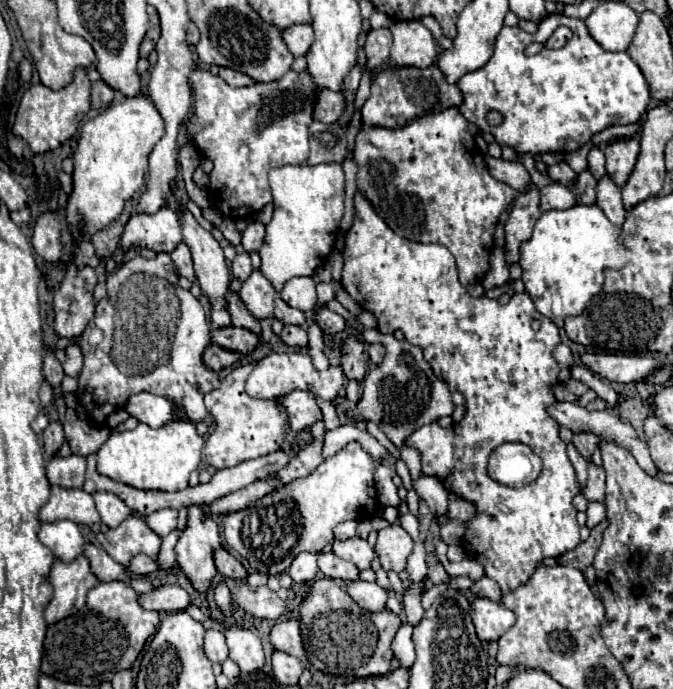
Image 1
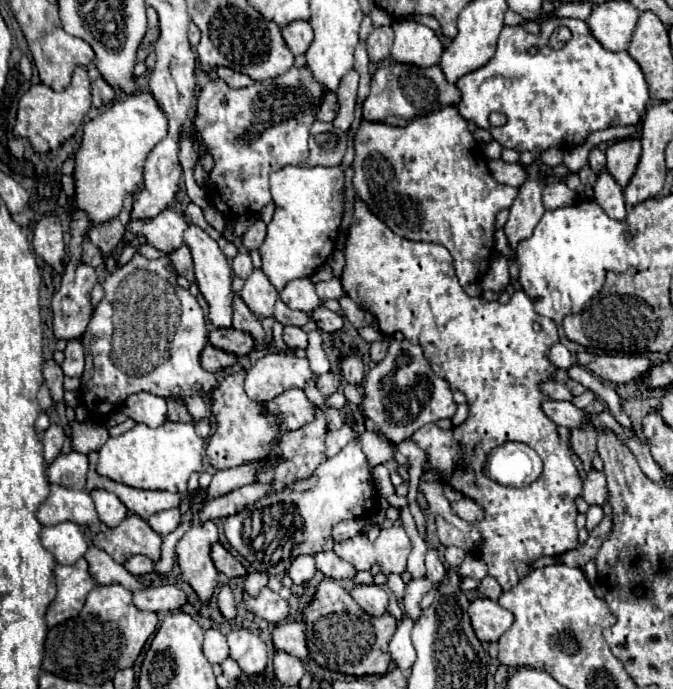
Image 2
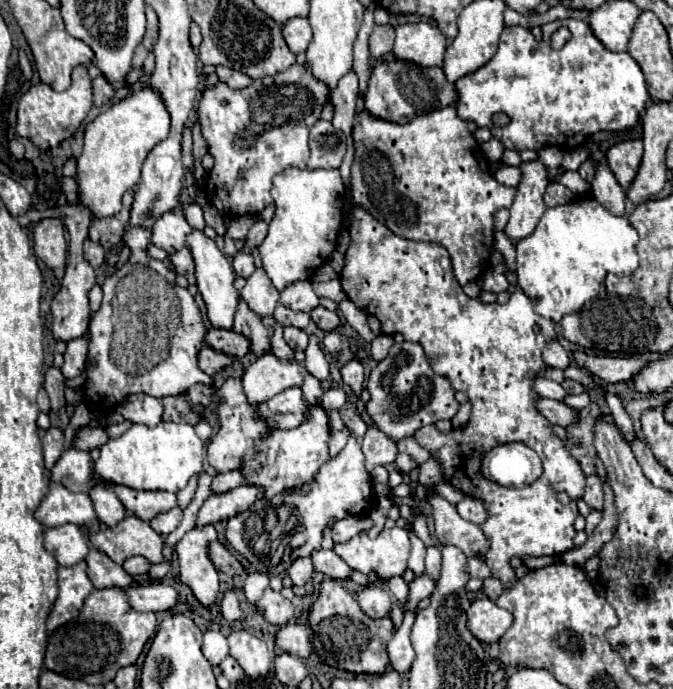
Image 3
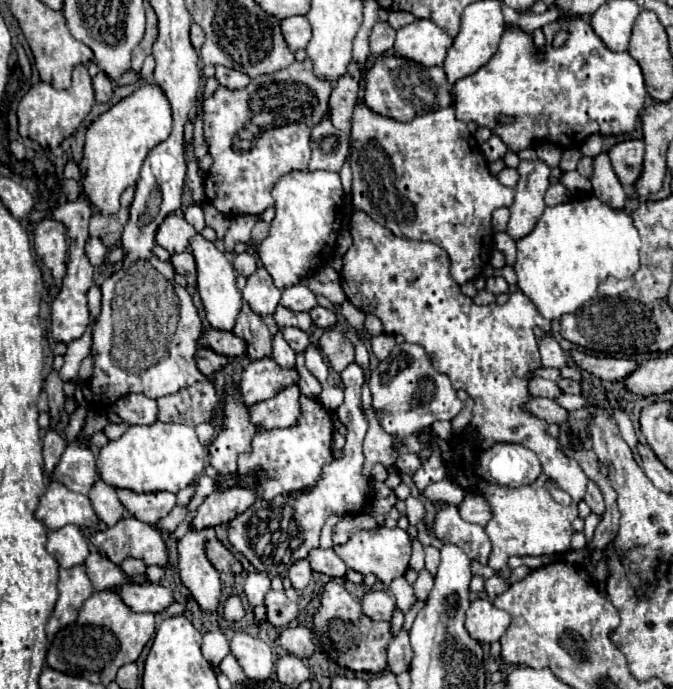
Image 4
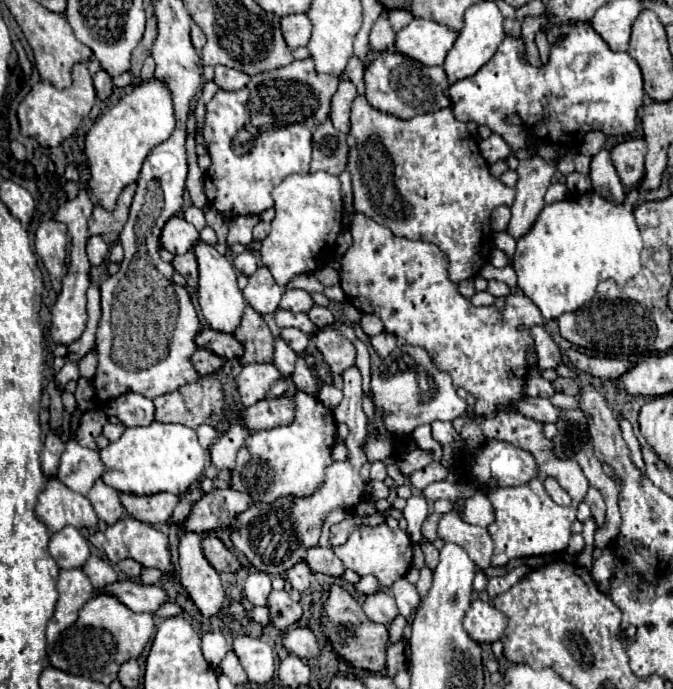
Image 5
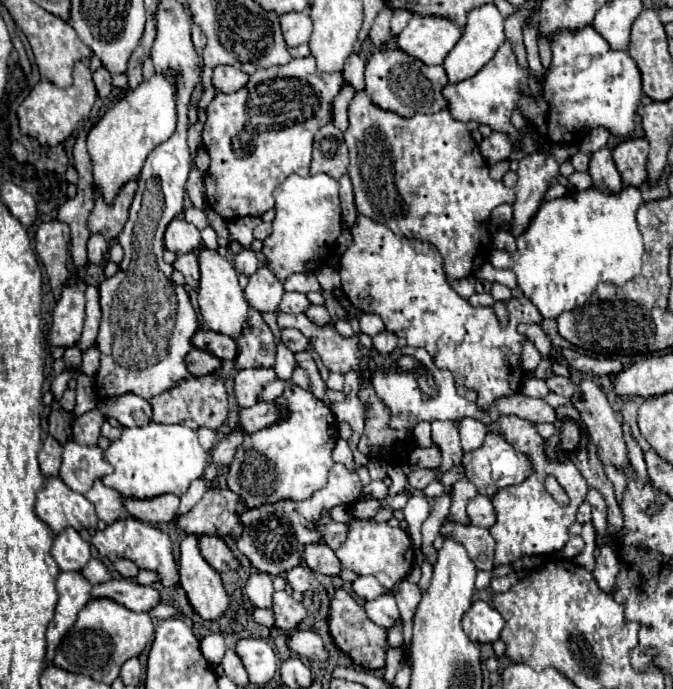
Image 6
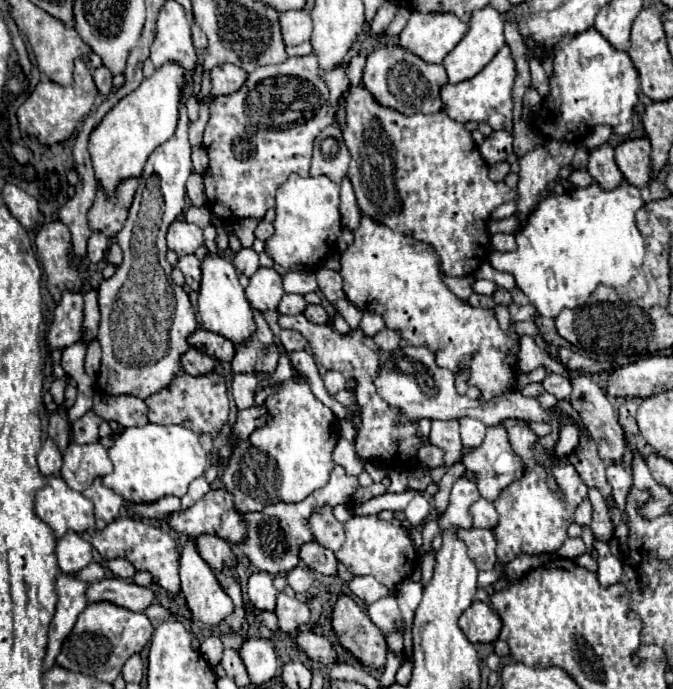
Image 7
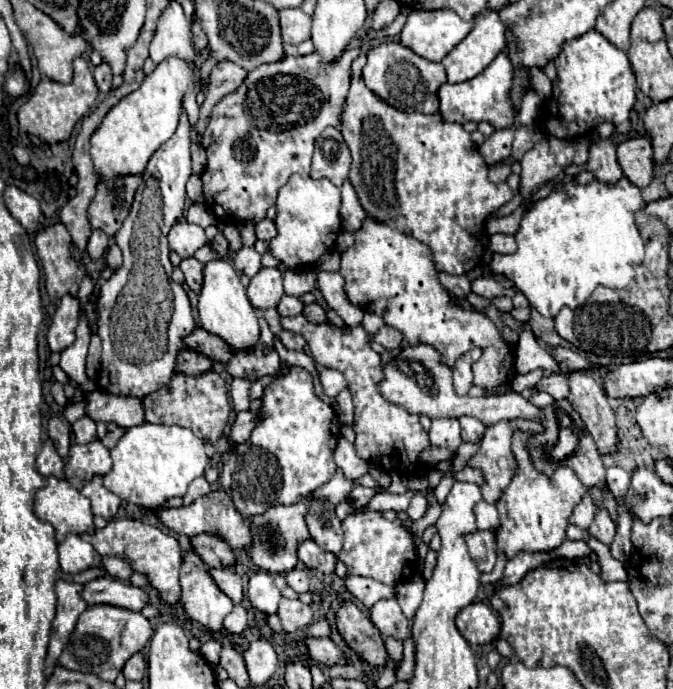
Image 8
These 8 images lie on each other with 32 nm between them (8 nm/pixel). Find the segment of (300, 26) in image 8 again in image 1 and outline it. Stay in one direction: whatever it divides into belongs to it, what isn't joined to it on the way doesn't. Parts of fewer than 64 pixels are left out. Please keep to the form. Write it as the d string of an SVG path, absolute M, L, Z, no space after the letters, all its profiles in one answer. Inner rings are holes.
M294 24L286 28L282 36L284 36L284 42L288 44L288 50L294 54L294 58L306 56L308 48L314 42L314 30L310 24Z

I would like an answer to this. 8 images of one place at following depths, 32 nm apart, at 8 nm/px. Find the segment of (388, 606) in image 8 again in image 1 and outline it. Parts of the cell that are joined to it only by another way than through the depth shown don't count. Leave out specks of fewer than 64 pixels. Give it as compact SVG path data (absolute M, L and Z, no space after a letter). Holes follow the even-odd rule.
M352 580L346 584L346 592L366 610L380 612L386 608L388 592L380 588L376 582L364 582L364 580Z

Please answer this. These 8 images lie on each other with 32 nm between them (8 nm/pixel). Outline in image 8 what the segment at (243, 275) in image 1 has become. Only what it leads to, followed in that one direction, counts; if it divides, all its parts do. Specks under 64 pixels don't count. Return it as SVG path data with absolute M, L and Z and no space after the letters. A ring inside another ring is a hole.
M242 248L236 252L234 256L234 268L242 274L246 274L248 278L252 278L260 268L260 254L254 248Z

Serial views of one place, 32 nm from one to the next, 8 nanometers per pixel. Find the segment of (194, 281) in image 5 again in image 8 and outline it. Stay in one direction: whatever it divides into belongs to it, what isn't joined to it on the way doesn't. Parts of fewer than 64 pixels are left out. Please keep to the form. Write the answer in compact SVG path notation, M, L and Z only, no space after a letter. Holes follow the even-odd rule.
M190 256L190 258L184 258L184 260L180 262L180 270L184 272L186 284L190 286L190 290L194 290L196 294L200 294L202 278L204 278L204 274L202 274L202 264L200 264L194 256Z

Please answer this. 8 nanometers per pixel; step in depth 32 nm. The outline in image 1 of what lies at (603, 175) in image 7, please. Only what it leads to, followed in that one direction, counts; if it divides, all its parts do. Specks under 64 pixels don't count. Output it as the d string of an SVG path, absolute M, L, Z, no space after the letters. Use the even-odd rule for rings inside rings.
M604 176L598 182L598 206L600 210L608 216L608 220L612 220L612 224L624 224L626 218L626 210L622 206L622 198L620 198L620 188L612 182L610 176Z

